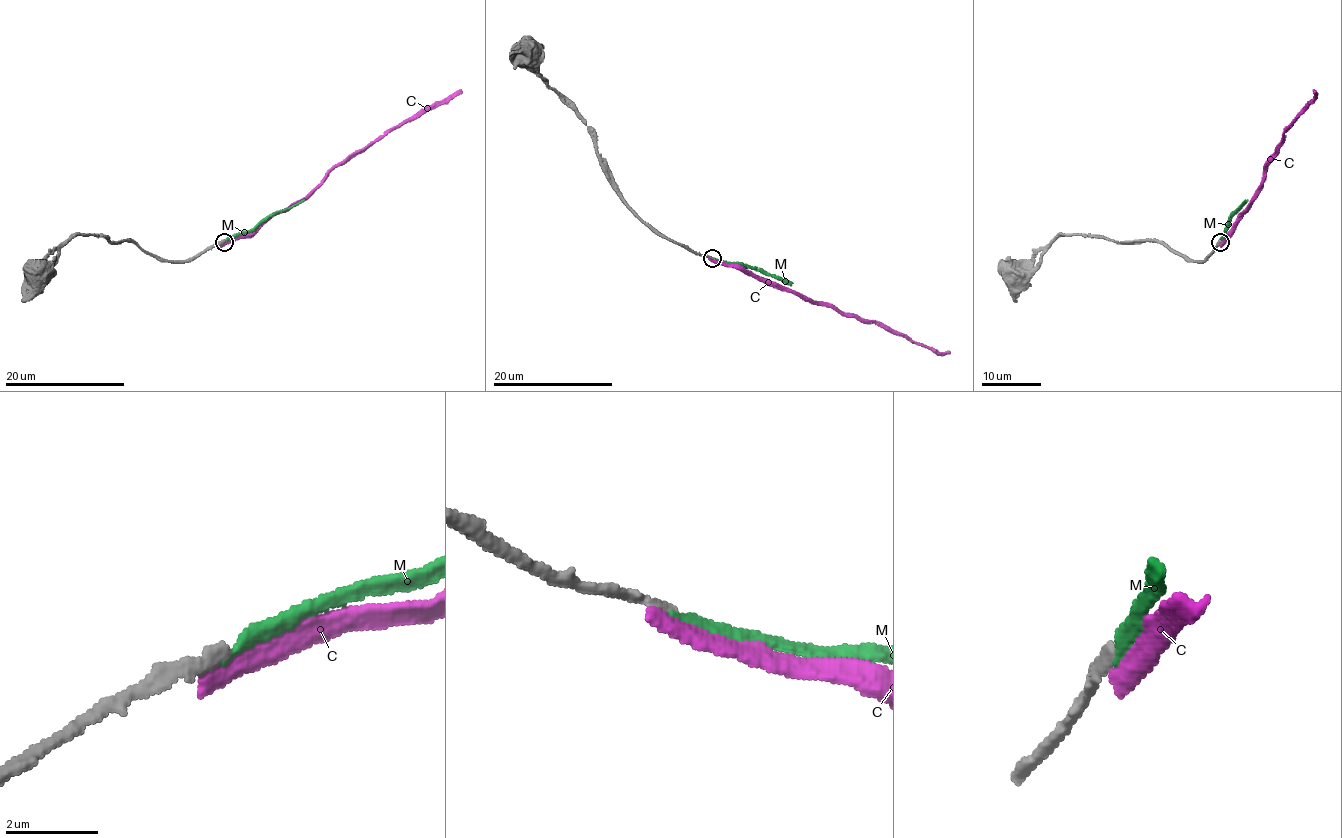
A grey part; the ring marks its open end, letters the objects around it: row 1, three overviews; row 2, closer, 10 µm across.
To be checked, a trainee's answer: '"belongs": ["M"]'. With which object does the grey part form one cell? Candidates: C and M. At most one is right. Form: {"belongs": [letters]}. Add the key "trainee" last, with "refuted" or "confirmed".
{"belongs": ["M"], "trainee": "confirmed"}

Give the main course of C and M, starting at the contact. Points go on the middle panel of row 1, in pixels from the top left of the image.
C: (710, 257), (740, 266), (763, 282), (776, 282), (841, 314), (872, 320), (917, 344), (950, 353)
M: (712, 258), (742, 263), (793, 282)

